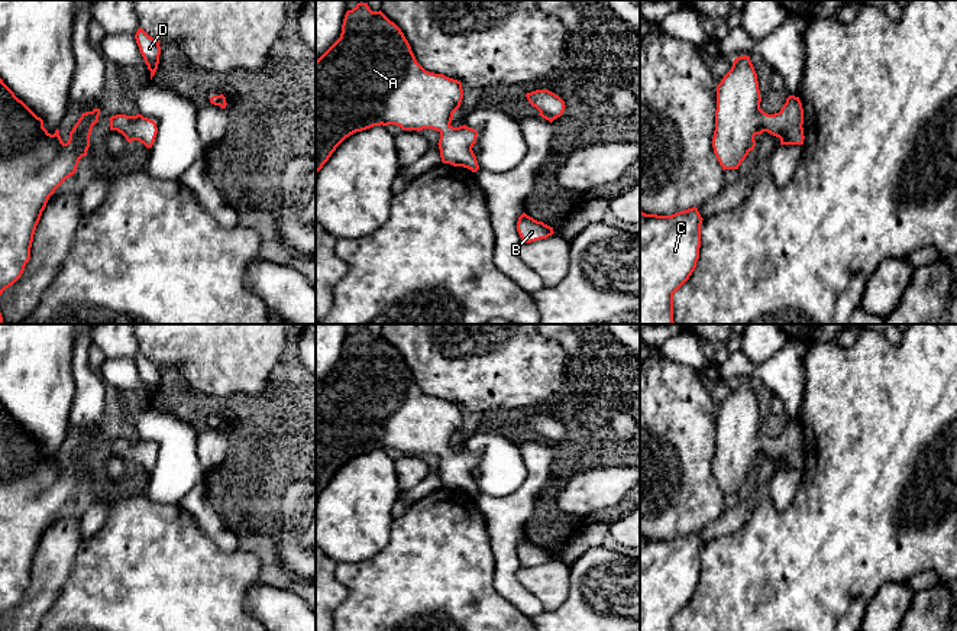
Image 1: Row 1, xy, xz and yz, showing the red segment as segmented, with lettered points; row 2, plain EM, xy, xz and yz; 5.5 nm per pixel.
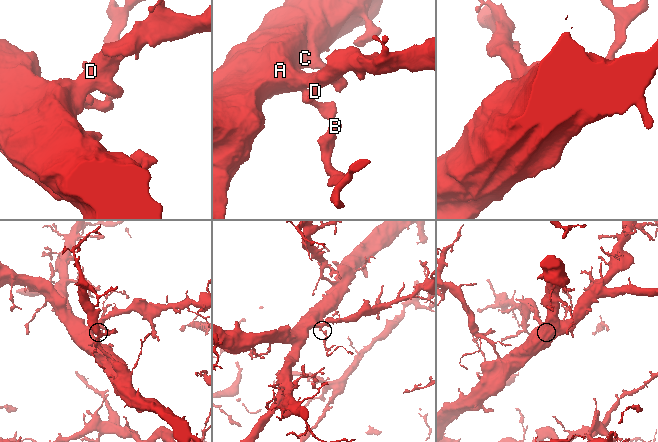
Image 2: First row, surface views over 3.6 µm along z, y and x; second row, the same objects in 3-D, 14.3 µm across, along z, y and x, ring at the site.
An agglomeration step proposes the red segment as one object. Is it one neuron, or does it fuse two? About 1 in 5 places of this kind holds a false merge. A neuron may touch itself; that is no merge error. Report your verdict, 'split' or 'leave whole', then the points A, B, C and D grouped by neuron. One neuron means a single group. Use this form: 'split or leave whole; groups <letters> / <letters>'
leave whole; groups A B C D

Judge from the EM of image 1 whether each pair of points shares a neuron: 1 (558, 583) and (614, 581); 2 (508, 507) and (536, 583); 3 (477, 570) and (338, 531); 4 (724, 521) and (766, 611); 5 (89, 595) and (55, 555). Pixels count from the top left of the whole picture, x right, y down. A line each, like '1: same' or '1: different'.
1: different
2: different
3: different
4: different
5: different

